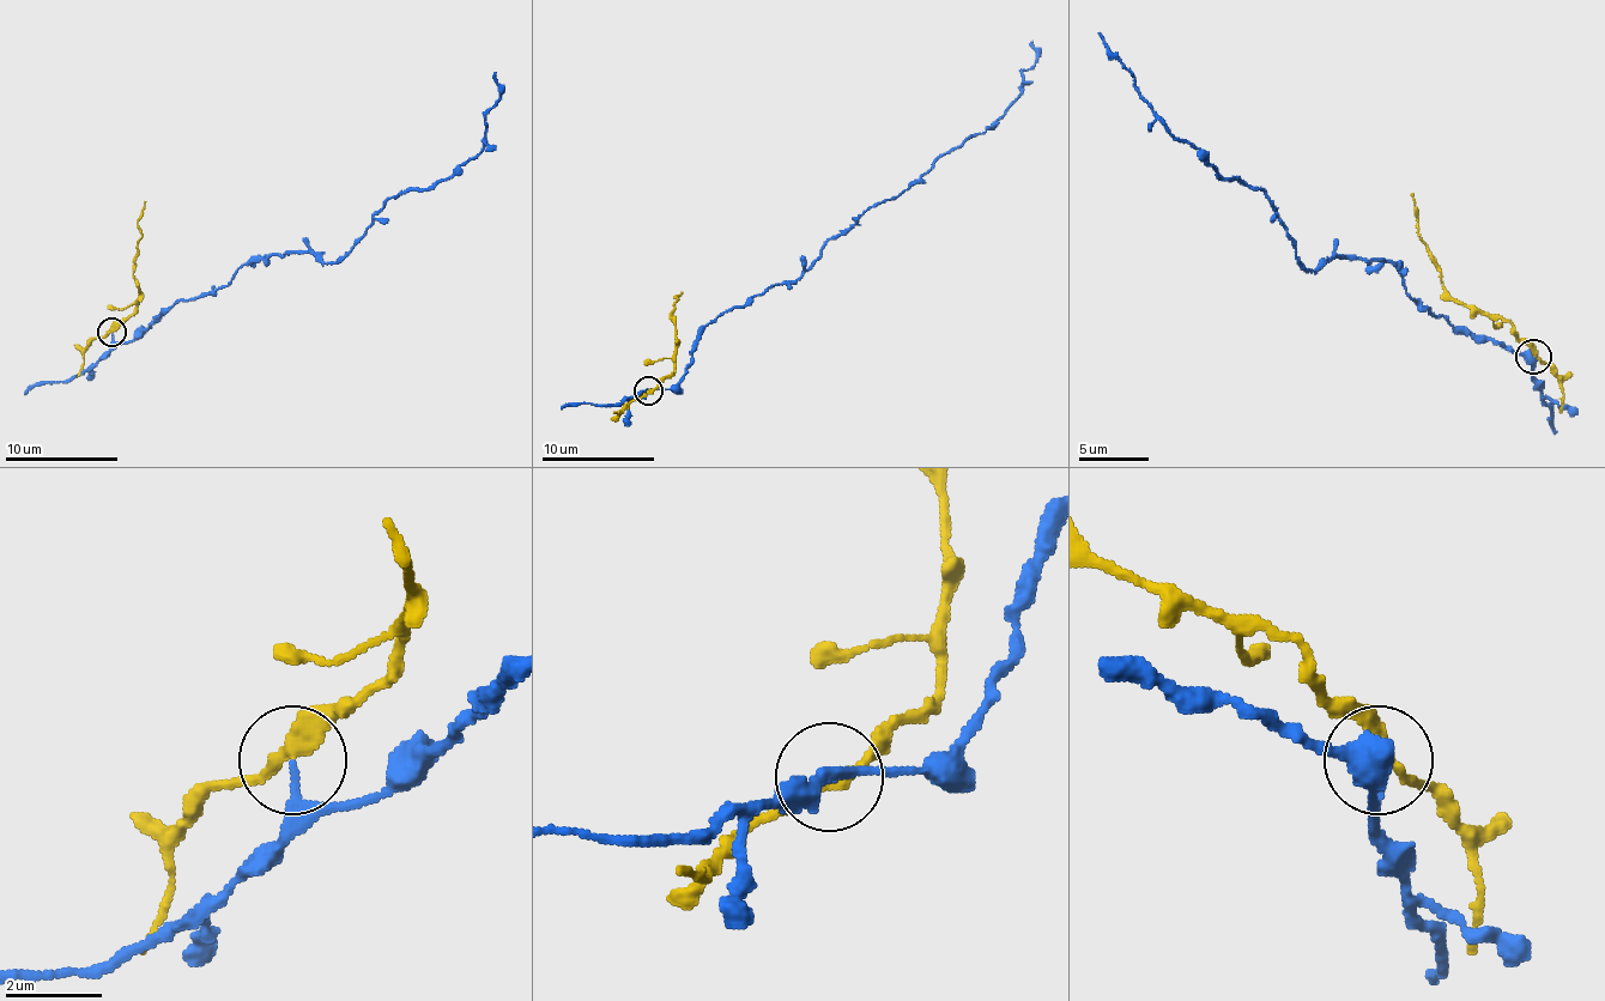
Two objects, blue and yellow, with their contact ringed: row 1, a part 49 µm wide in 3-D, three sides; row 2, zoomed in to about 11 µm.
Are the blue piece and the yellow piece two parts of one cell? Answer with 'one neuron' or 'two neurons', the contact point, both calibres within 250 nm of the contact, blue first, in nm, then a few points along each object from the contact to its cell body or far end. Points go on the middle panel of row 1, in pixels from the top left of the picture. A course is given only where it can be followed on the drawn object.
two neurons | (648, 390) | 140/280 nm | blue via (648, 390), (684, 374), (709, 323), (791, 284), (864, 211), (985, 133), (1018, 96), (1033, 40) | yellow via (648, 390), (673, 371), (676, 327), (670, 315), (678, 301), (673, 298), (682, 292)

